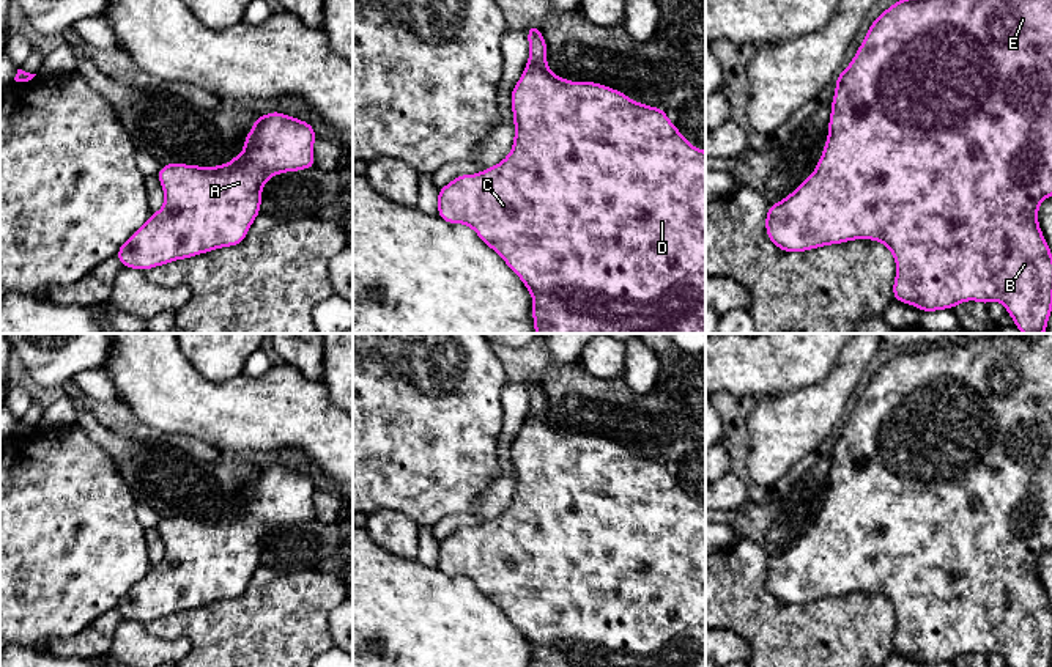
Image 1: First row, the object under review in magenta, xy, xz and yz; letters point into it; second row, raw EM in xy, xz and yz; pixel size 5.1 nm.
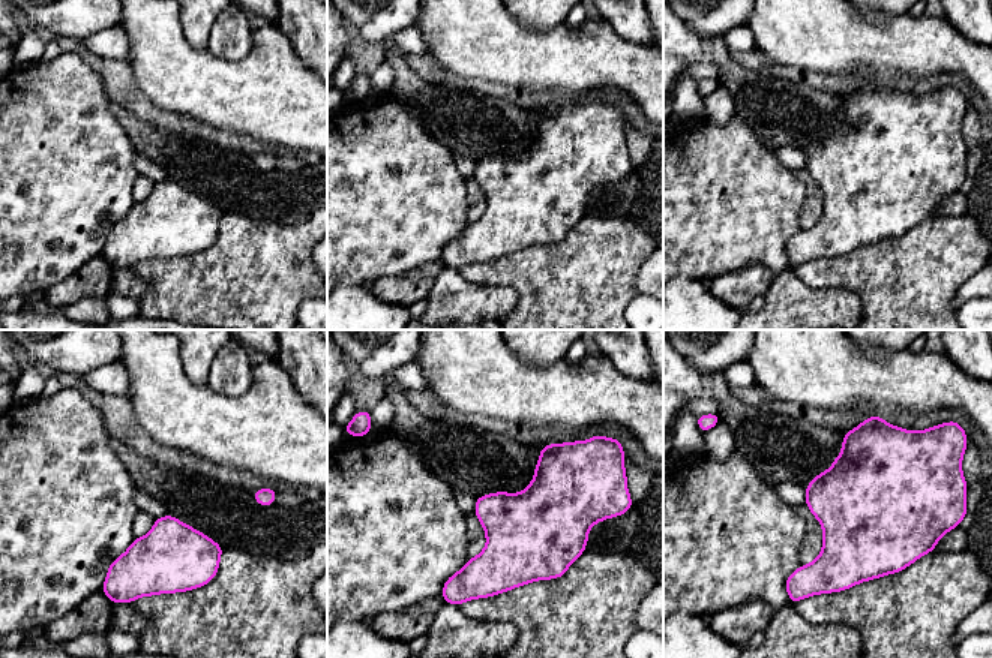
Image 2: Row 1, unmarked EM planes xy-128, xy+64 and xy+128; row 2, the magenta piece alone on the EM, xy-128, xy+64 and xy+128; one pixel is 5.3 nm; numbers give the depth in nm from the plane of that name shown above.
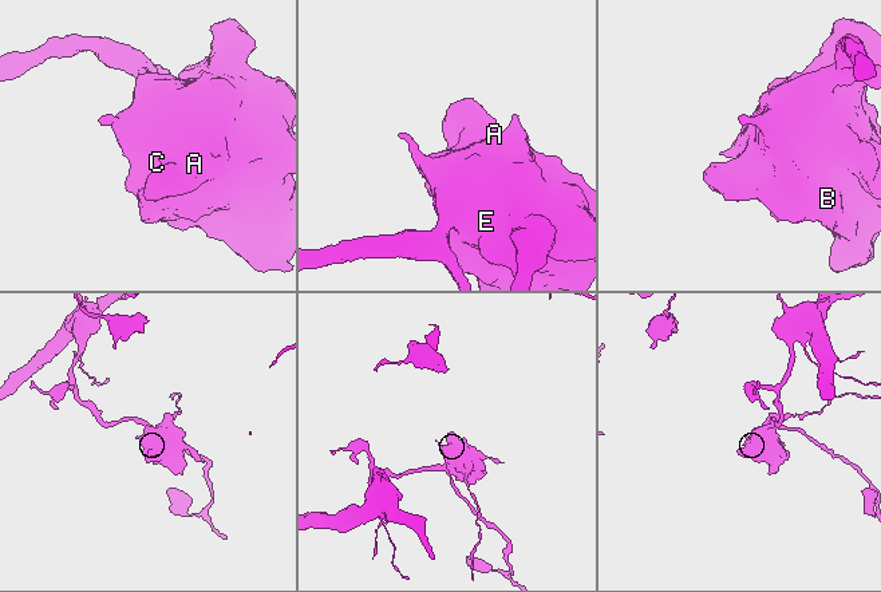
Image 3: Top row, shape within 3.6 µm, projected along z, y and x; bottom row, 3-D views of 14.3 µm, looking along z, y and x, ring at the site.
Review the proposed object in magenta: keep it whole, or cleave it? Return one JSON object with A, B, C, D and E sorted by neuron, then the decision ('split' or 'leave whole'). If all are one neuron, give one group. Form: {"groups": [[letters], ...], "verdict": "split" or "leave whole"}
{"groups": [["A", "B", "C", "D", "E"]], "verdict": "leave whole"}

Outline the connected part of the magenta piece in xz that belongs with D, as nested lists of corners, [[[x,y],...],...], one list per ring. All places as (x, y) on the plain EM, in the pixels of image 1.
[[[537,378],[528,379],[529,412],[512,442],[513,499],[498,518],[460,527],[438,543],[438,568],[471,579],[515,625],[532,648],[532,667],[706,667],[706,503],[695,500],[672,477],[666,462],[632,453],[595,434],[570,434],[550,423],[546,395]]]

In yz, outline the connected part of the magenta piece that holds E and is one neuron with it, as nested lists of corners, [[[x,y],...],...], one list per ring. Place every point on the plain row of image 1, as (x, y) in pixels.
[[[1005,334],[969,340],[965,345],[899,351],[871,376],[849,420],[838,426],[828,489],[816,522],[791,547],[769,557],[765,582],[783,604],[806,604],[855,591],[880,593],[896,614],[893,650],[921,664],[954,661],[965,653],[986,658],[997,653],[1009,667],[1050,667],[1052,606],[1038,576],[1038,562],[1046,549],[1052,549],[1052,334],[1038,340]]]

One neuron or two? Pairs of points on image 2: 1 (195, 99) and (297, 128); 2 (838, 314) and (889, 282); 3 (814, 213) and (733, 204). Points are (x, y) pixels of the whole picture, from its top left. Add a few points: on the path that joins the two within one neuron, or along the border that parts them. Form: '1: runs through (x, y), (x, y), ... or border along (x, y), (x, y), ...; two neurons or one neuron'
1: runs through (221, 99), (269, 99), (272, 102); one neuron
2: border along (827, 287), (851, 290), (860, 300), (862, 314); two neurons
3: border along (796, 177), (805, 188), (800, 228); two neurons

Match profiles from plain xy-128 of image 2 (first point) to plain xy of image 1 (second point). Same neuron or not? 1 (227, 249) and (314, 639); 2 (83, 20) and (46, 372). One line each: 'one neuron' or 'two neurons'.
1: one neuron
2: one neuron

